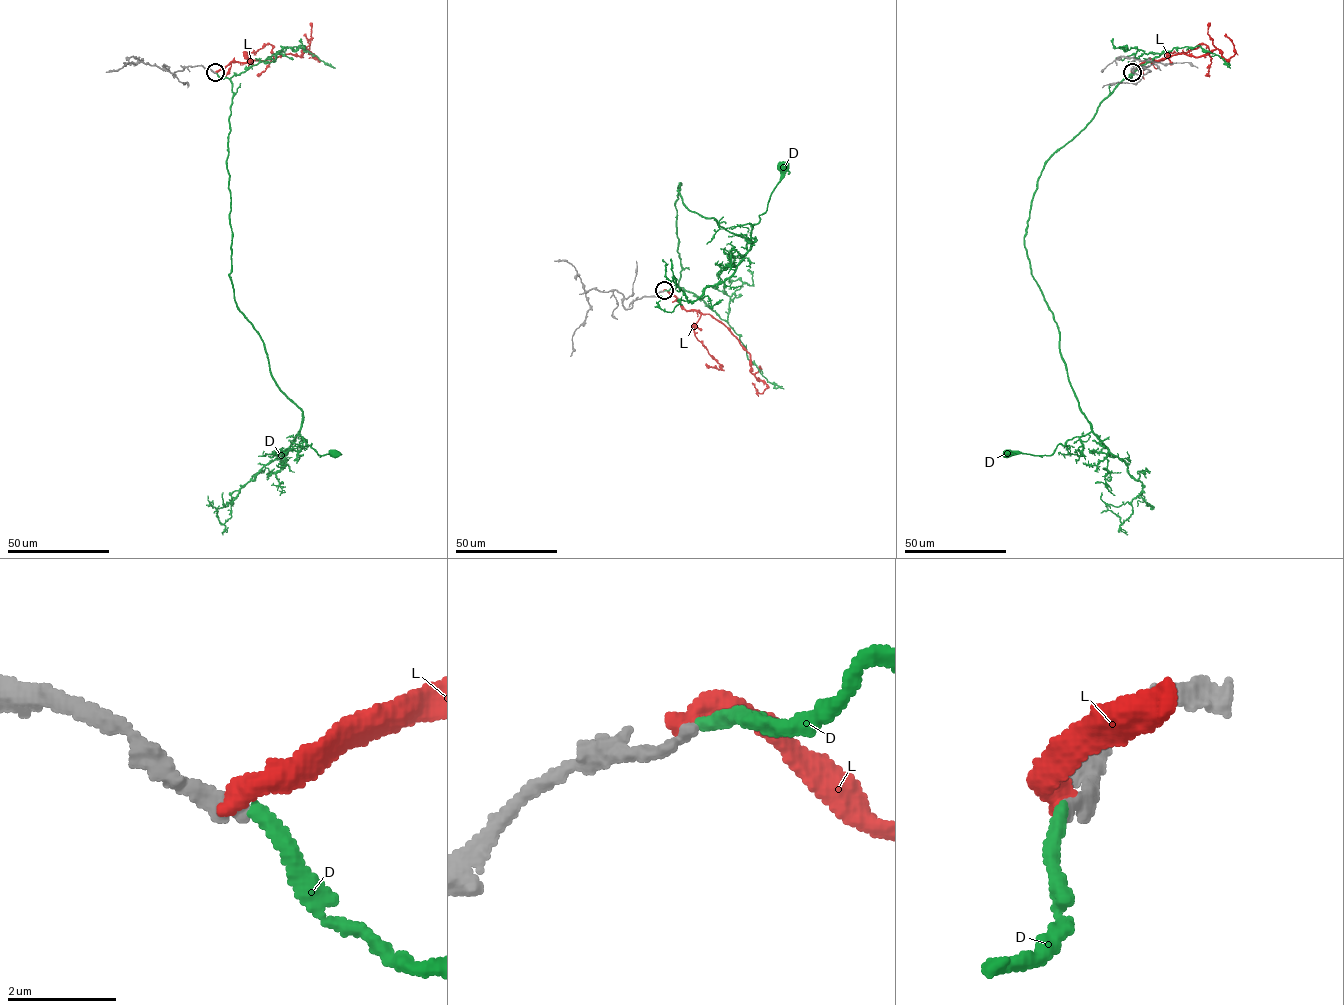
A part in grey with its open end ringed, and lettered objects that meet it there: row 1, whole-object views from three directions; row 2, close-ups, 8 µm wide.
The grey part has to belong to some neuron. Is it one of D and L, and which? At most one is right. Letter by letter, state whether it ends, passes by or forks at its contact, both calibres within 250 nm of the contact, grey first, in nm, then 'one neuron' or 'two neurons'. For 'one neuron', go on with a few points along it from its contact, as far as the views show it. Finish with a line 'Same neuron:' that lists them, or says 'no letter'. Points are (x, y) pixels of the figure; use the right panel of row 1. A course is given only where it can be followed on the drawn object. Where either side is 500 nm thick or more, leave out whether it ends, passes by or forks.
D: it ends; calibres 280 and 280 nm; one neuron; course (1132, 73), (1046, 163), (1024, 238), (1091, 431), (1050, 455), (1007, 454)
L: it ends; calibres 320 and 400 nm; two neurons
Same neuron: D

